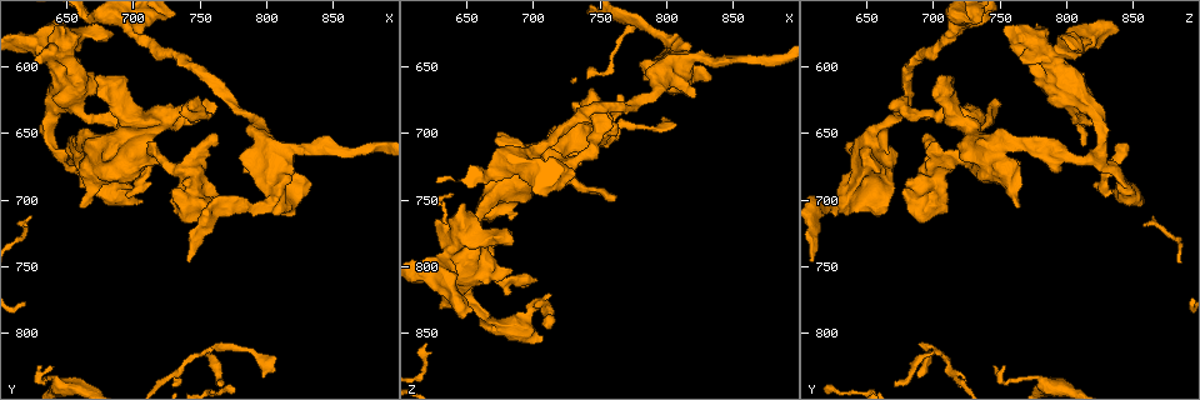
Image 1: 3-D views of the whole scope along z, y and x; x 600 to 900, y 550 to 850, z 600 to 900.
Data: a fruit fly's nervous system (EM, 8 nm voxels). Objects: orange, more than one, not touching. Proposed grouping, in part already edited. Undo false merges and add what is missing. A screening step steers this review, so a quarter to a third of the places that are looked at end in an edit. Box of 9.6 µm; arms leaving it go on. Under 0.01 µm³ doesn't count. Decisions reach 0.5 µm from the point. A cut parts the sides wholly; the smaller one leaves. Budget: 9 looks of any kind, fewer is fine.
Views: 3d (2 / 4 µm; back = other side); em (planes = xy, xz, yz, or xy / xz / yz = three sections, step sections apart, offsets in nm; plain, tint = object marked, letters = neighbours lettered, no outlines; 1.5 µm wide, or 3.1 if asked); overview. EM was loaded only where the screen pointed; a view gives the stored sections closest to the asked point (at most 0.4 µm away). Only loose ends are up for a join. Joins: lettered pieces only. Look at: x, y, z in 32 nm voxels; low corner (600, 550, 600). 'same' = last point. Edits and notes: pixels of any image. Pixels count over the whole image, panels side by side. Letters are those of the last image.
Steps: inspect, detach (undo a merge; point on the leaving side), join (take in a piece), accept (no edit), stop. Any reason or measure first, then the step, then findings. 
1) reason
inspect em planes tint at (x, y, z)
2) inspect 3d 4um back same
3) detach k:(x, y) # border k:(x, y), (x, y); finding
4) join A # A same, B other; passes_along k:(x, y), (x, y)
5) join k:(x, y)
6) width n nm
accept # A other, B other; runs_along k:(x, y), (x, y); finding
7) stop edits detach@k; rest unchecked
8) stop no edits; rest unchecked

thin end
inspect em planes letters at (640, 826, 746)

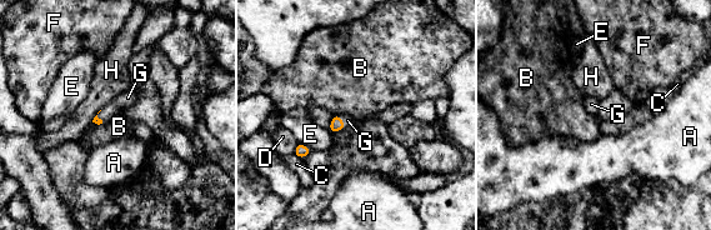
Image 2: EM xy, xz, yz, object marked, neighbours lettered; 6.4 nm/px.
join G # A other, B other, C other, D other, E other, F other, G same, H other; passes_along 2:(336, 124), (340, 120), (348, 120); the neuron continues

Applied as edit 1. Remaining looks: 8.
free end
inspect 3d 2um at (660, 706, 766)

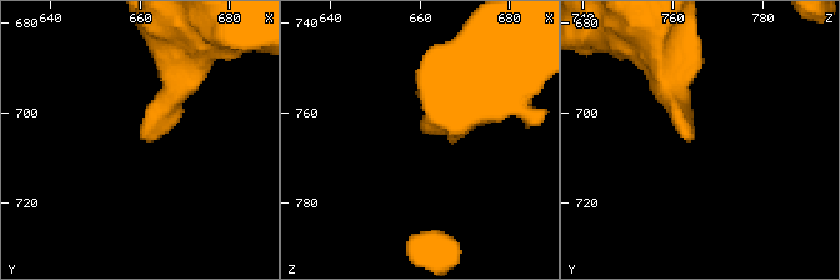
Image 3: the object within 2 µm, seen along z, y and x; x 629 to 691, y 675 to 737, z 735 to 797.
inspect em xy step 8 tint at (660, 705, 765)

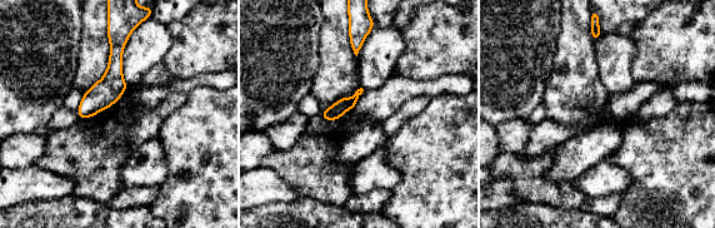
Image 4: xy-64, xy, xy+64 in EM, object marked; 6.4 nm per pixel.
cut it another way
inspect em planes letters same

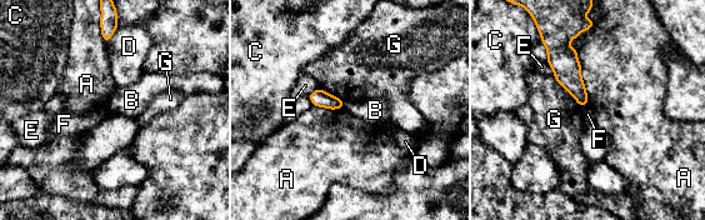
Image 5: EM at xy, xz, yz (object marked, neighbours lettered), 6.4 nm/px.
accept # A other, B other, C other, D other, E other, F other, G other; none of them fits

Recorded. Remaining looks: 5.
free end
inspect 3d 2um at (712, 658, 700)

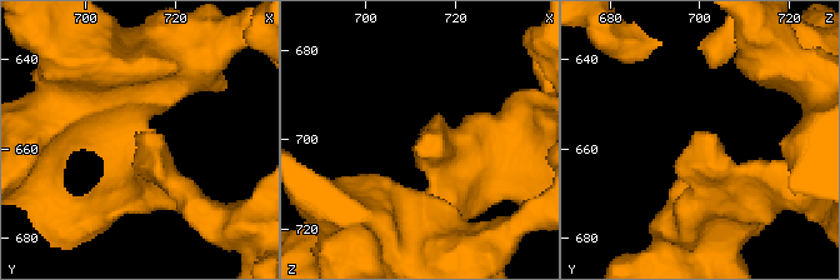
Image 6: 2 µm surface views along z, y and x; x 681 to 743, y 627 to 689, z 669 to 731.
shape alone is not enough
inspect em xz step 4 letters at (712, 657, 699)

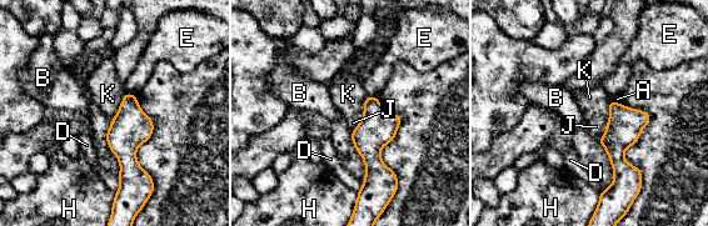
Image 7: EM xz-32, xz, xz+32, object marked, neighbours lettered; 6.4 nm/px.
accept # A other, B other, D other, E other, H other, J other, K other; none of them fits

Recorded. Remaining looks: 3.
narrows sharply
inspect 3d 2um at (732, 592, 688)

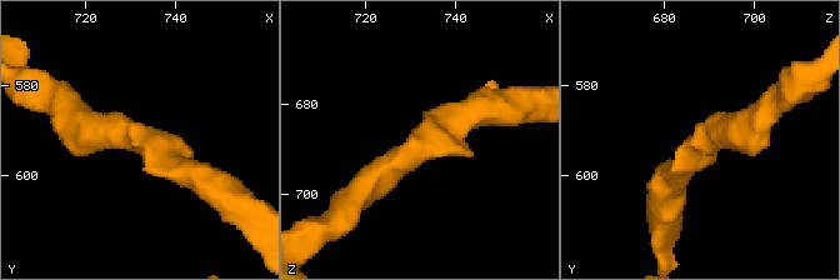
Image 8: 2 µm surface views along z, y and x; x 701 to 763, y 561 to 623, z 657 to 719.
arm_widths 240, 240 nm
inspect em planes tint at (734, 593, 688)

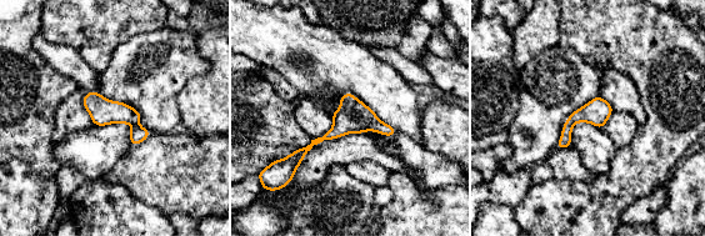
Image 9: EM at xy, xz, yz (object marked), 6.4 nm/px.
what lies round it
inspect em planes letters same

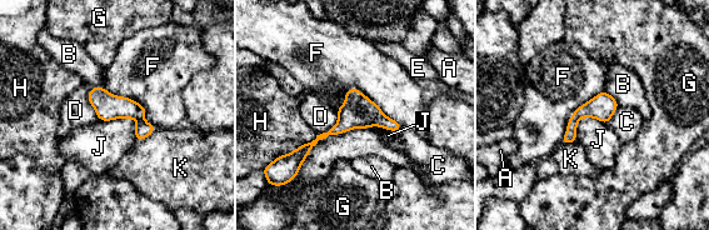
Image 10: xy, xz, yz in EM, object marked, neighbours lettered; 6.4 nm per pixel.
longest_contact C 550 nm
accept # A other, B other, C other, D other, E other, F other, G other, H other, J other, K other; border 10:(99, 119), (134, 119), (138, 140); continuous, no second neuron

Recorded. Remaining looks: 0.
stop edits join@2; rest unchecked

